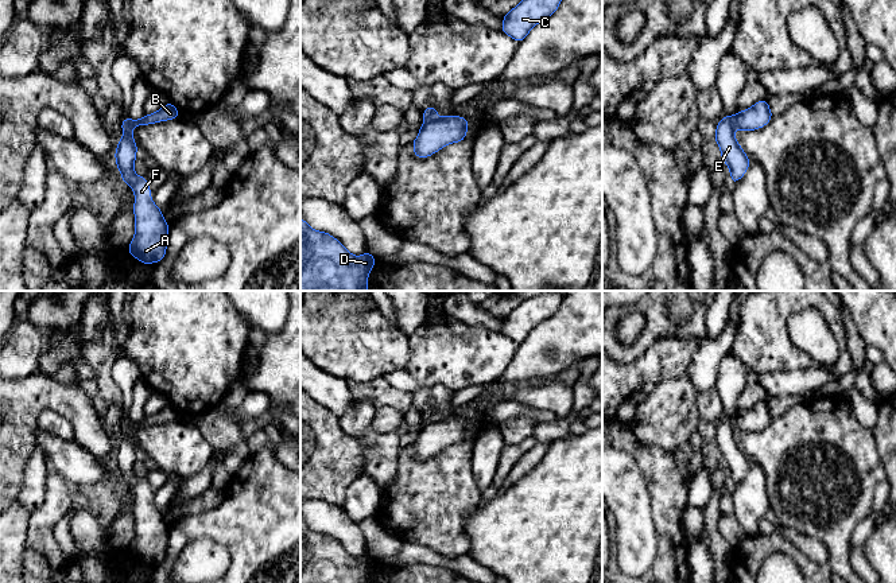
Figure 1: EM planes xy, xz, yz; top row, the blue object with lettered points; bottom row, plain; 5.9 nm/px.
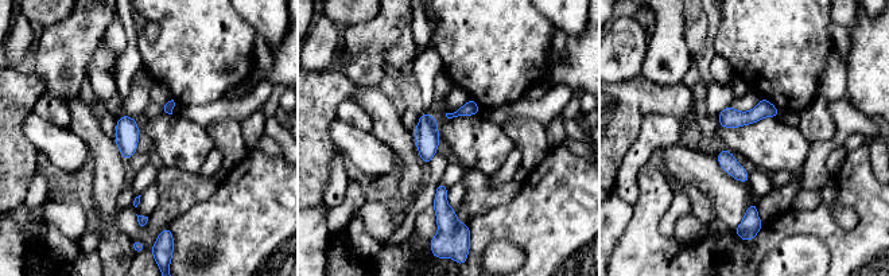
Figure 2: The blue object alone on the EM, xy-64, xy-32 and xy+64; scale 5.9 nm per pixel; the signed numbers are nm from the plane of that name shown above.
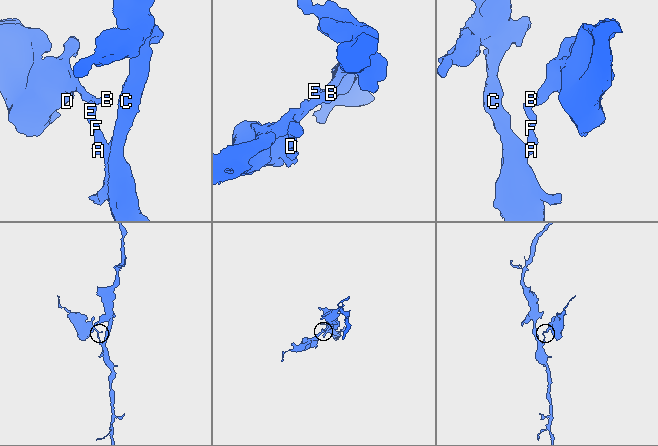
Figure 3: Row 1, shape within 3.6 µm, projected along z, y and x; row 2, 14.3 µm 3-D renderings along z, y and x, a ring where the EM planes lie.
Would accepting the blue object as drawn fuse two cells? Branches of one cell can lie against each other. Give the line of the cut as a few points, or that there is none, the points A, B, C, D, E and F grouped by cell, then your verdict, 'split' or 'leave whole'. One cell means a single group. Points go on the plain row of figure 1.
xy (124, 420), (132, 430) | A C E F / B D | split

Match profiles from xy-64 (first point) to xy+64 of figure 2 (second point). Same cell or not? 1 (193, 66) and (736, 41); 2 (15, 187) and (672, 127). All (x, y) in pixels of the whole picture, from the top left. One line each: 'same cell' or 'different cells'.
1: same cell
2: different cells

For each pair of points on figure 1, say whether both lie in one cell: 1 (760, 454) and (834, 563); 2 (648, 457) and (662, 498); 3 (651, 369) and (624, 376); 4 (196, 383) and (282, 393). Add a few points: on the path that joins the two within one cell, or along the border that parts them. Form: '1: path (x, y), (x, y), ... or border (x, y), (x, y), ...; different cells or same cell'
1: path (774, 486), (780, 513), (818, 531); same cell
2: path (658, 467), (662, 474), (662, 488); same cell
3: path (644, 369), (631, 376); same cell
4: border (247, 373), (243, 379); different cells

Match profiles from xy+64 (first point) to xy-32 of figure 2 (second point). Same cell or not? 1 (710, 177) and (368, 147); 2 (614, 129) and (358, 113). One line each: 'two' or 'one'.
1: one
2: two

